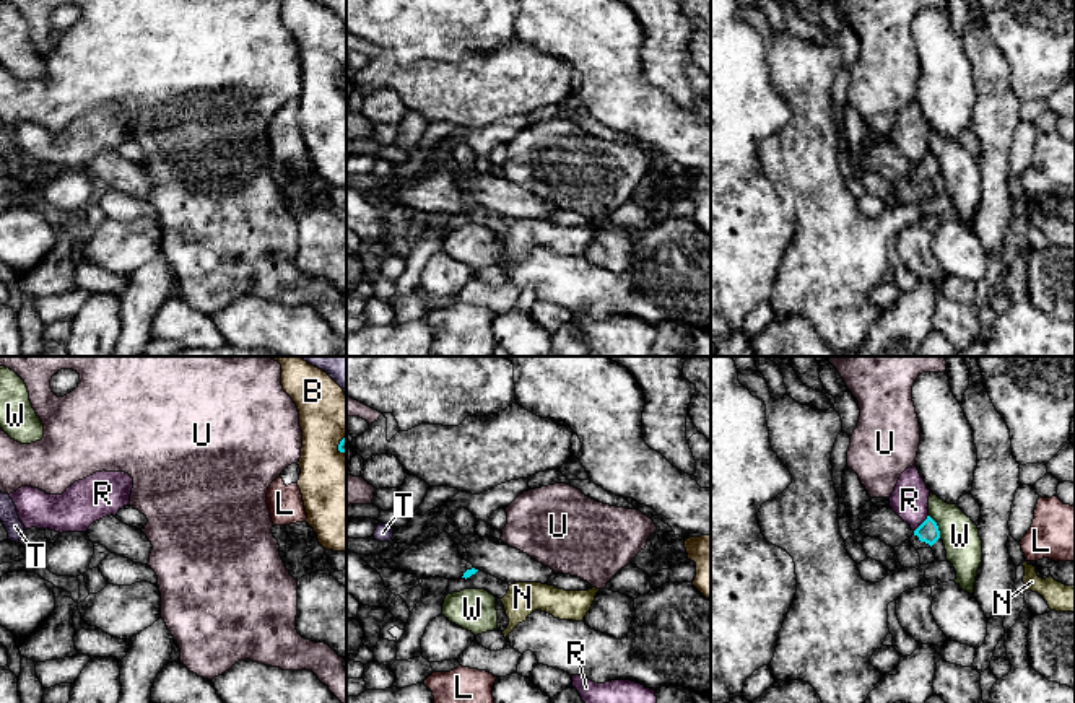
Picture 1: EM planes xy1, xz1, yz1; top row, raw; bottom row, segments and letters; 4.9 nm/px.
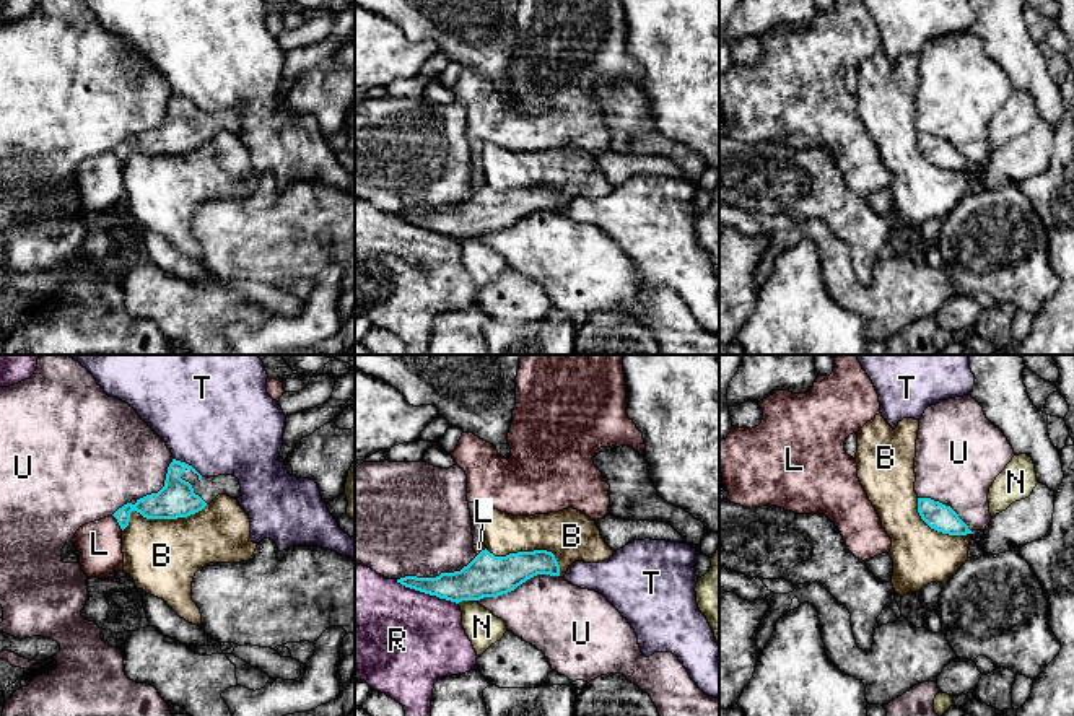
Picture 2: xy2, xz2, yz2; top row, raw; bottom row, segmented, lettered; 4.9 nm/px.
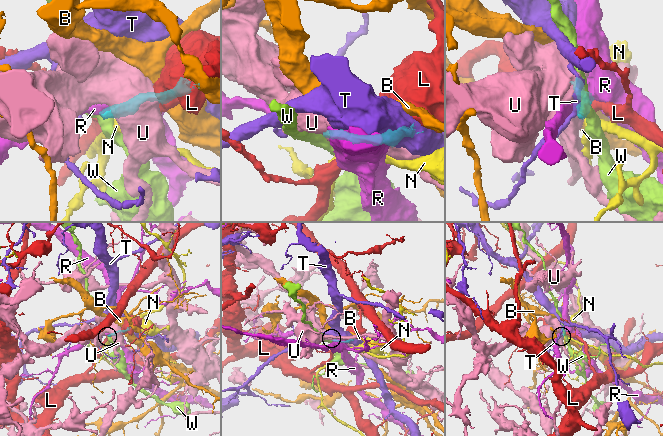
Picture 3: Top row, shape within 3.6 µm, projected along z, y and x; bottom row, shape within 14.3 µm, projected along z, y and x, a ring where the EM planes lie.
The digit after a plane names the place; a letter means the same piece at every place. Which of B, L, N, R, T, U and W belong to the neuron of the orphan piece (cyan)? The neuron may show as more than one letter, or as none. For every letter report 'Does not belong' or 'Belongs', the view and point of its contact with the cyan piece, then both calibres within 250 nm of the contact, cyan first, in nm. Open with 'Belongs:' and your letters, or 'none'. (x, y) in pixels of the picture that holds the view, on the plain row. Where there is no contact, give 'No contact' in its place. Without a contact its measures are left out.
Belongs: none
B: Does not belong. Touches cyan at xy2 (160, 153). Thickness 180 nm (cyan) against 360 nm
L: Does not belong. Touches cyan at xy2 (117, 157). Thickness 140 nm (cyan) against 220 nm
N: Does not belong. Touches cyan at xz2 (464, 235). Thickness 200 nm (cyan) against 170 nm
R: Does not belong. Touches cyan at xz2 (427, 228). Thickness 180 nm (cyan) against 480 nm
T: Does not belong. Touches cyan at xy2 (187, 100). Thickness 180 nm (cyan) against 500 nm
U: Does not belong. Touches cyan at xz2 (515, 223). Thickness 200 nm (cyan) against 360 nm
W: Does not belong. Touches cyan at yz1 (937, 161). Thickness 100 nm (cyan) against 180 nm

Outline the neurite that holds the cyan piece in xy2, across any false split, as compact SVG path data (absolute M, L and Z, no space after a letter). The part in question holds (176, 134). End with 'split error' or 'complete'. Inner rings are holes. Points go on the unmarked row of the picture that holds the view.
M172 94L168 103L164 122L158 129L127 138L112 151L120 164L129 161L130 148L137 146L146 155L177 155L202 146L218 130L241 132L241 120L234 111L202 112L192 101Z; split error

